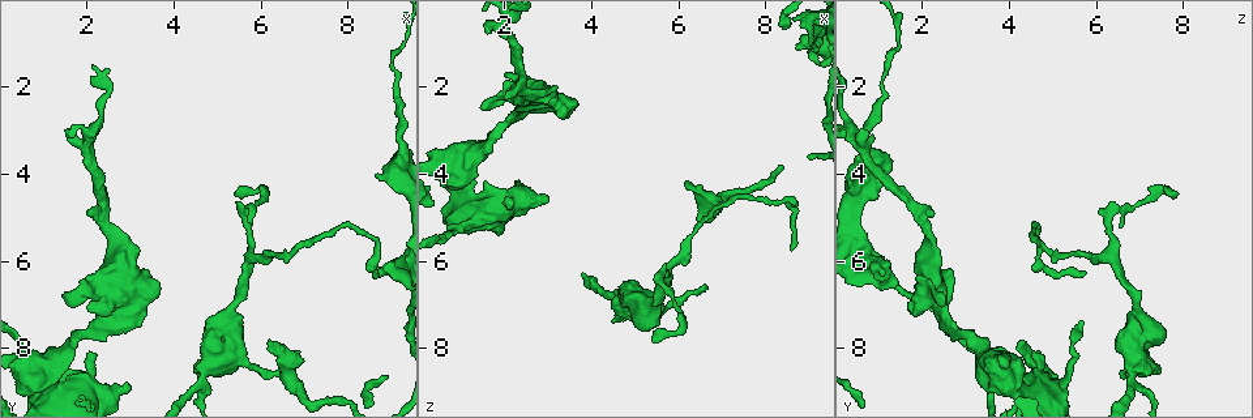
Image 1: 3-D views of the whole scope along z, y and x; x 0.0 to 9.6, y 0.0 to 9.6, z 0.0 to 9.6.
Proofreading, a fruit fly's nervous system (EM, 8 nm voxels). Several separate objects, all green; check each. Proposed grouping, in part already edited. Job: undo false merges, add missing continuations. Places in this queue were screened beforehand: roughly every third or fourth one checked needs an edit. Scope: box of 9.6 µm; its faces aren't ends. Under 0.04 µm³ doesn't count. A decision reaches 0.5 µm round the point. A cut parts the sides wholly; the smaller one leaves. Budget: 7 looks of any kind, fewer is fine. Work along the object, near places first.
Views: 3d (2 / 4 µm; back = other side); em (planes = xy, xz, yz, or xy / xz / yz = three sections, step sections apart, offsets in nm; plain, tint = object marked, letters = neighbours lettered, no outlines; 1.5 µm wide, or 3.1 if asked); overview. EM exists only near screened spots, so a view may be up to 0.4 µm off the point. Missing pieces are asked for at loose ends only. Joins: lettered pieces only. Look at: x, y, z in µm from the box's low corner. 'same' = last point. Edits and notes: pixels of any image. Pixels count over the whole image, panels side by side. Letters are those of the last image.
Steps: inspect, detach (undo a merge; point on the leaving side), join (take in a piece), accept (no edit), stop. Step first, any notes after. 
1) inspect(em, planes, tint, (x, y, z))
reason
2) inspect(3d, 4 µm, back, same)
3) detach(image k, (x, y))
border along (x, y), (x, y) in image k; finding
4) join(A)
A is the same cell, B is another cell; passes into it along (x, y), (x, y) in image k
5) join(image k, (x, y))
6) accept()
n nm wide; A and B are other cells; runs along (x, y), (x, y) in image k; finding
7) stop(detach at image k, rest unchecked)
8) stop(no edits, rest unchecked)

inspect(3d, 4 µm, (1.45, 8.20, 3.45))
sudden change in width

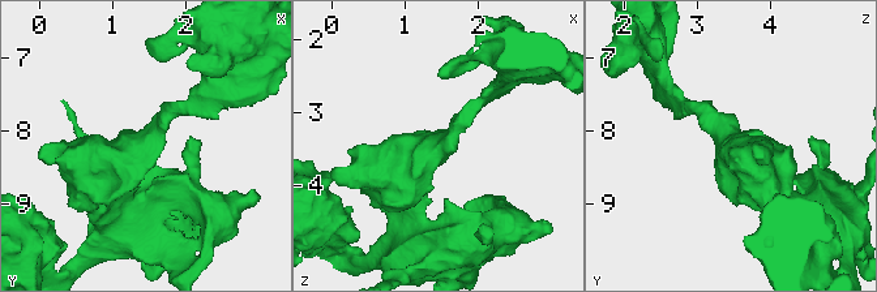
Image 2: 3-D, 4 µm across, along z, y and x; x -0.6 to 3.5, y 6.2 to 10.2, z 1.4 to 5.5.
inspect(em, xz, step 8, letters, (1.40, 8.20, 3.45))
arms of 200, 600 nm; now the EM

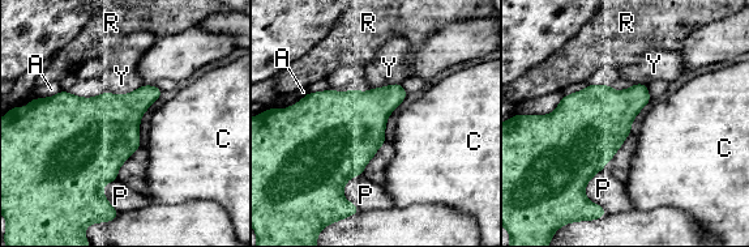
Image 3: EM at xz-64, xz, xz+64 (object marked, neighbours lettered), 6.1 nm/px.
accept()
Y touches over 240 nm; A, C, P, R and Y are other cells; all the same cell

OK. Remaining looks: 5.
inspect(3d, 2 µm, (6.20, 8.00, 4.20))
free end

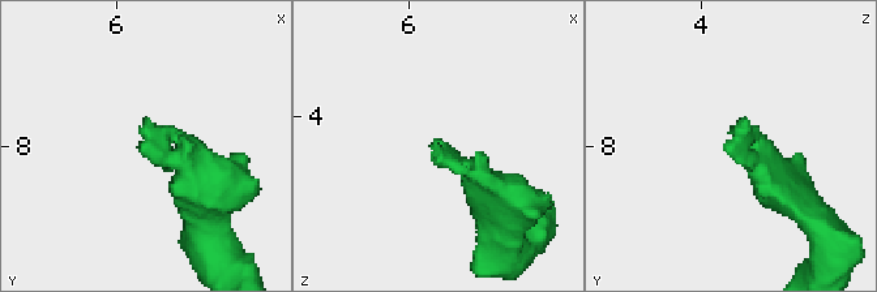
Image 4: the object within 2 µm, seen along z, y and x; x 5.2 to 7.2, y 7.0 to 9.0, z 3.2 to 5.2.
inspect(em, planes, letters, (6.18, 8.04, 4.14))
now the EM

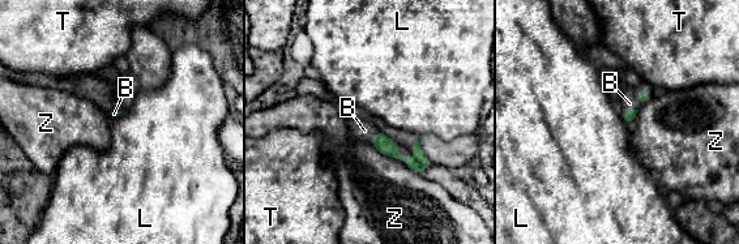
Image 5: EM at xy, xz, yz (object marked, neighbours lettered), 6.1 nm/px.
join(B)
B is the same cell, L, T and Z are other cells; passes into it along (628, 116), (631, 110), (629, 103) in image 5; the cell continues

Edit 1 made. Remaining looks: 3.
inspect(3d, 2 µm, (8.50, 6.20, 5.75))
thin end

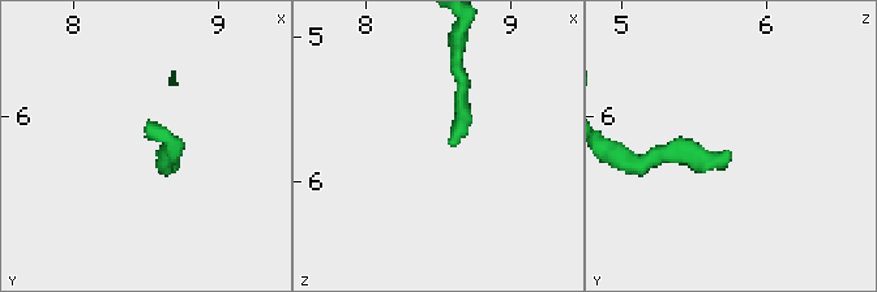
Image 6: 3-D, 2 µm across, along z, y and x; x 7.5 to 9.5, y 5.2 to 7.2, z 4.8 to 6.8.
inspect(em, xz, step 8, letters, (8.56, 6.24, 5.74))

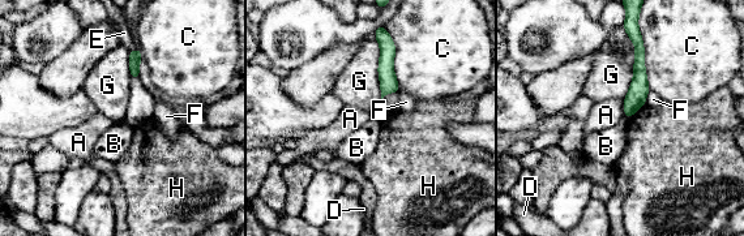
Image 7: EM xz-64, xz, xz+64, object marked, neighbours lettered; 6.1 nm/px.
accept()
A, B, C, D, E, F, G and H are other cells; runs along (638, 41), (638, 90), (627, 114) in image 7; none of them fits

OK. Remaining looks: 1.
stop(join at image 5, rest unchecked)

